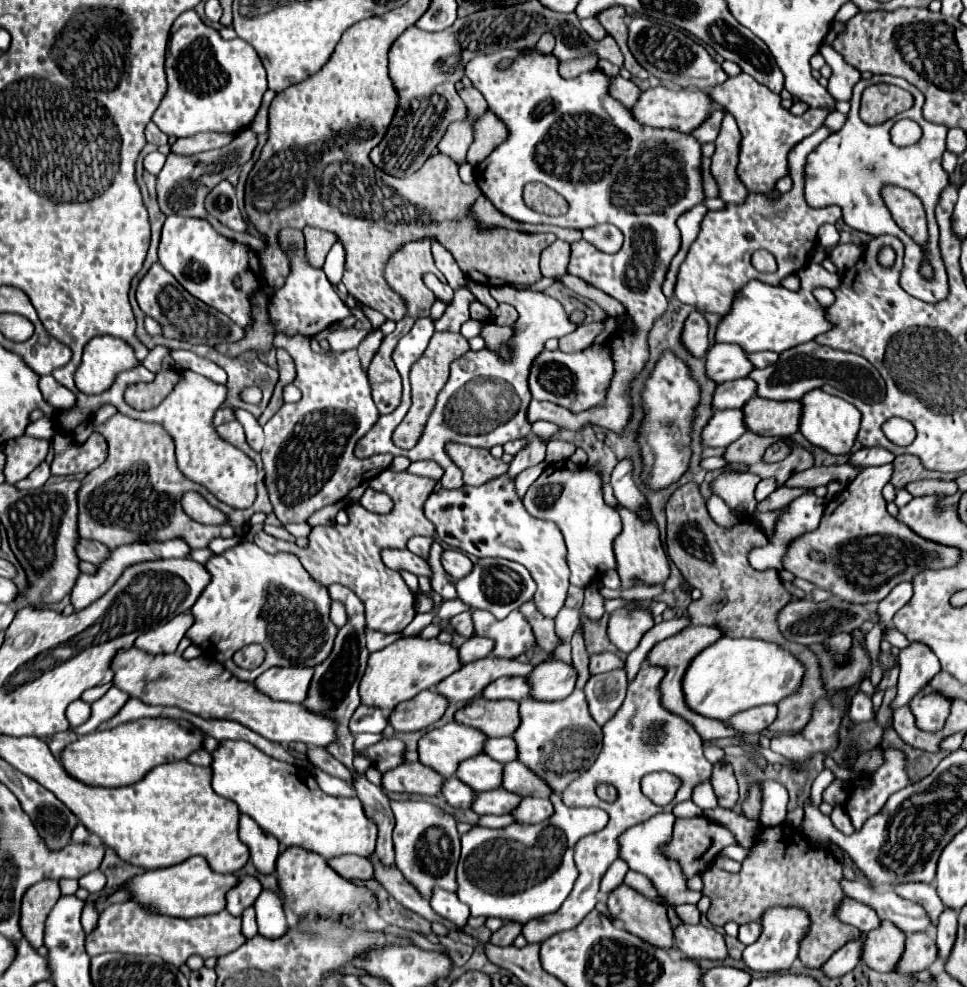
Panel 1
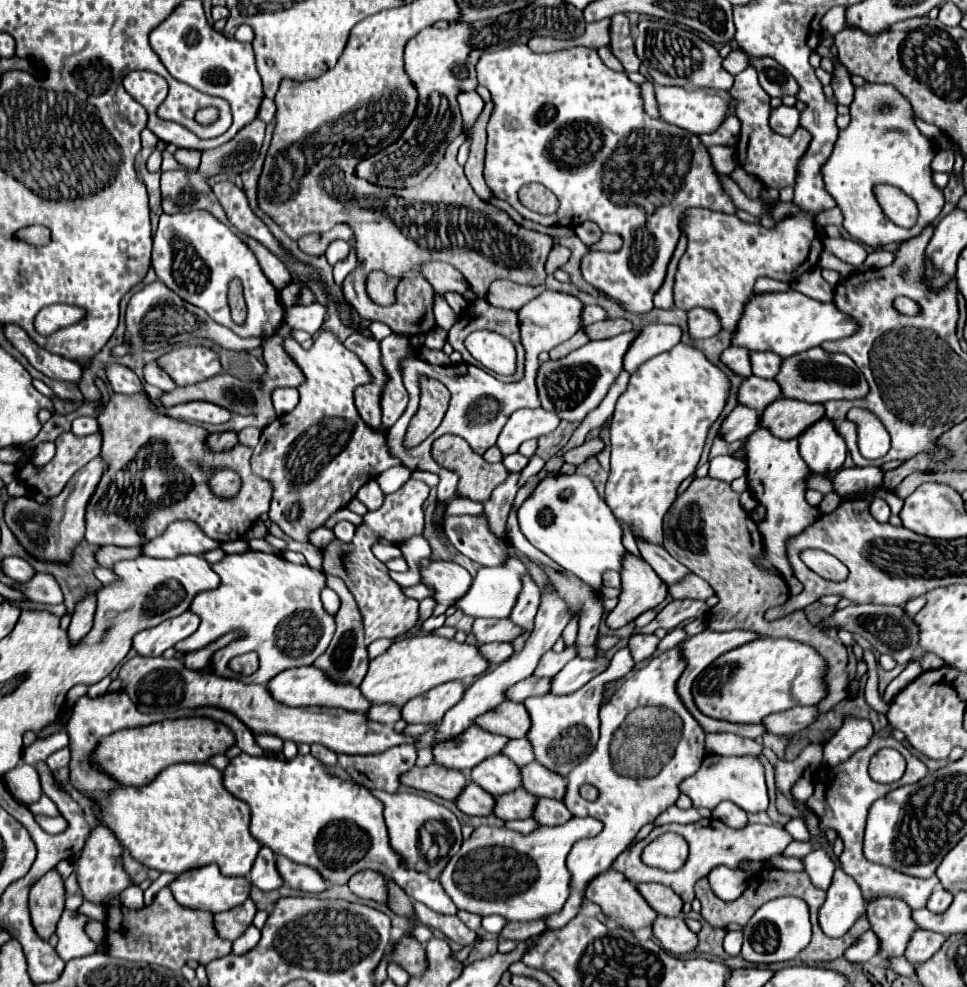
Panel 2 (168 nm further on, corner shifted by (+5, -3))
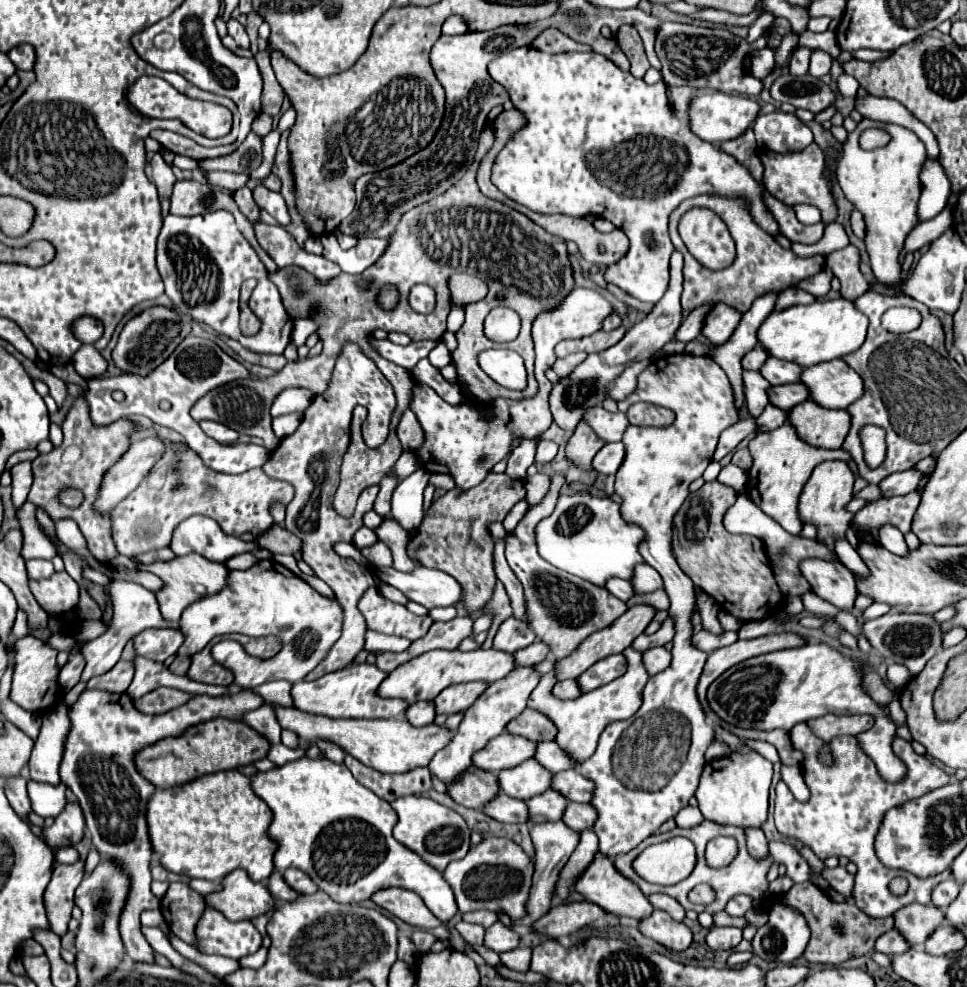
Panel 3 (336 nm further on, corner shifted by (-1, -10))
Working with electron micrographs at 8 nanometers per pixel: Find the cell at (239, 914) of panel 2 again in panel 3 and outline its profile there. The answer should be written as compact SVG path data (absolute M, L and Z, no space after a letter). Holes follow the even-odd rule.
M206 908L206 914L196 930L200 938L198 950L206 954L220 954L238 960L256 952L262 944L262 934L250 920L230 922L212 908Z

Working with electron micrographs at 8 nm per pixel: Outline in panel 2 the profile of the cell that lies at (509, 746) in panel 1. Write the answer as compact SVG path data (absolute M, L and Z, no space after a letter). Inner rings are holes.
M524 737L524 739L512 739L504 751L504 755L508 755L514 763L518 763L522 767L522 763L530 763L530 759L534 759L534 753L532 753L532 747L530 747L530 741Z

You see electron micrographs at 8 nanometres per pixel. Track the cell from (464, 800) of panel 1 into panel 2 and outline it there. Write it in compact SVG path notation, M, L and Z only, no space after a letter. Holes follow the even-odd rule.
M470 783L462 795L456 799L456 805L466 815L490 815L494 811L496 797L478 787L476 783Z

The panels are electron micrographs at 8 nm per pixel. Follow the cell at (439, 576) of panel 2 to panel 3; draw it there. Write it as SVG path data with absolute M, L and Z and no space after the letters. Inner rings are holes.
M418 564L410 574L398 572L393 567L378 568L376 574L394 588L402 590L412 602L418 602L426 608L446 608L462 602L462 586L442 570Z

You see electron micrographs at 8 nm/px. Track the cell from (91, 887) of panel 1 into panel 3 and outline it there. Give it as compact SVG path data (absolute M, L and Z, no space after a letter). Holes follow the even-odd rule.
M172 882L160 900L160 910L170 930L190 946L198 946L196 924L202 918L204 908L204 898L182 882Z

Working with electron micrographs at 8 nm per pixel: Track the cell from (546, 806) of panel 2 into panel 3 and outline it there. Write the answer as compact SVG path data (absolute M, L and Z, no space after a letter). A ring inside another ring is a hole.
M568 802L566 810L564 810L564 816L562 816L562 822L576 832L592 828L594 820L596 820L596 810L592 810L592 804Z

